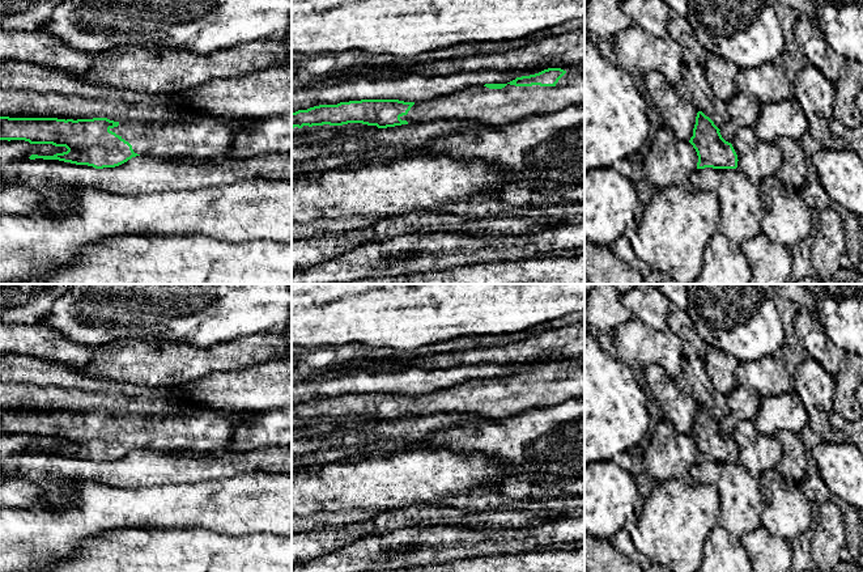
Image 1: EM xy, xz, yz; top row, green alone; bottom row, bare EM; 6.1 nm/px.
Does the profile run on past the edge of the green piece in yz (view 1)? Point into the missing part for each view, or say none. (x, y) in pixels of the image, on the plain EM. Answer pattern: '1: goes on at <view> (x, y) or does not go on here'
1: does not go on here

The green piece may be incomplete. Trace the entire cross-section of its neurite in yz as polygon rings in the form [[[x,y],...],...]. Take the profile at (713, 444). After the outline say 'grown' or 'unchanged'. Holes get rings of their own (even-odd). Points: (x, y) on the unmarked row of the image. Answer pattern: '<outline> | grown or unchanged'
[[[702,404],[697,406],[693,429],[689,436],[697,445],[697,462],[736,462],[737,448],[731,436],[726,435],[720,423]]] | unchanged

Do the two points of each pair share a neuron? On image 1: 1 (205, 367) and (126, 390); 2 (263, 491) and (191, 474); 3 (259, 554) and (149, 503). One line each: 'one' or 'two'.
1: two
2: two
3: two

